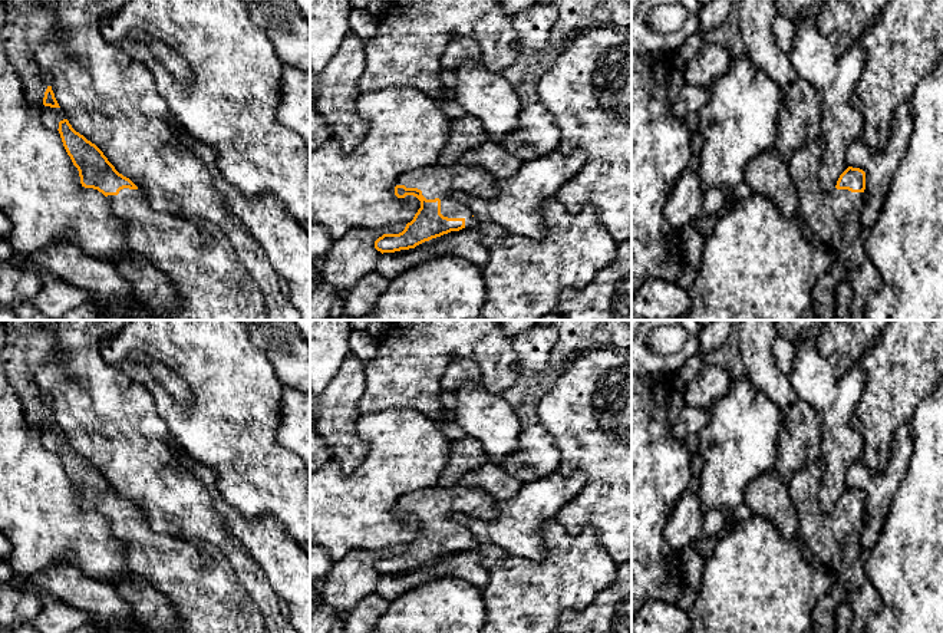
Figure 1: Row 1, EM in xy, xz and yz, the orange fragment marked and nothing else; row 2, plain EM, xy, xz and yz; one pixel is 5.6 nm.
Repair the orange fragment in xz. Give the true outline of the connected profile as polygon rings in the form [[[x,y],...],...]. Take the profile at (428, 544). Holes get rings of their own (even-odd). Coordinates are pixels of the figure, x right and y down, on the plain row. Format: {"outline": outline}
{"outline": [[[461,484],[426,487],[402,497],[396,502],[395,517],[413,517],[421,522],[421,530],[402,554],[383,555],[375,563],[375,570],[382,576],[409,571],[451,553],[478,548],[479,541],[472,533],[451,518],[455,512],[494,518],[497,501]]]}

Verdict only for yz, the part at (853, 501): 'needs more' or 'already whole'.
needs more

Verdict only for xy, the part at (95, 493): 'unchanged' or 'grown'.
grown

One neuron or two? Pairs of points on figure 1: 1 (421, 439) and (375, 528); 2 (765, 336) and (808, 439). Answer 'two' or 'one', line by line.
1: one
2: one

